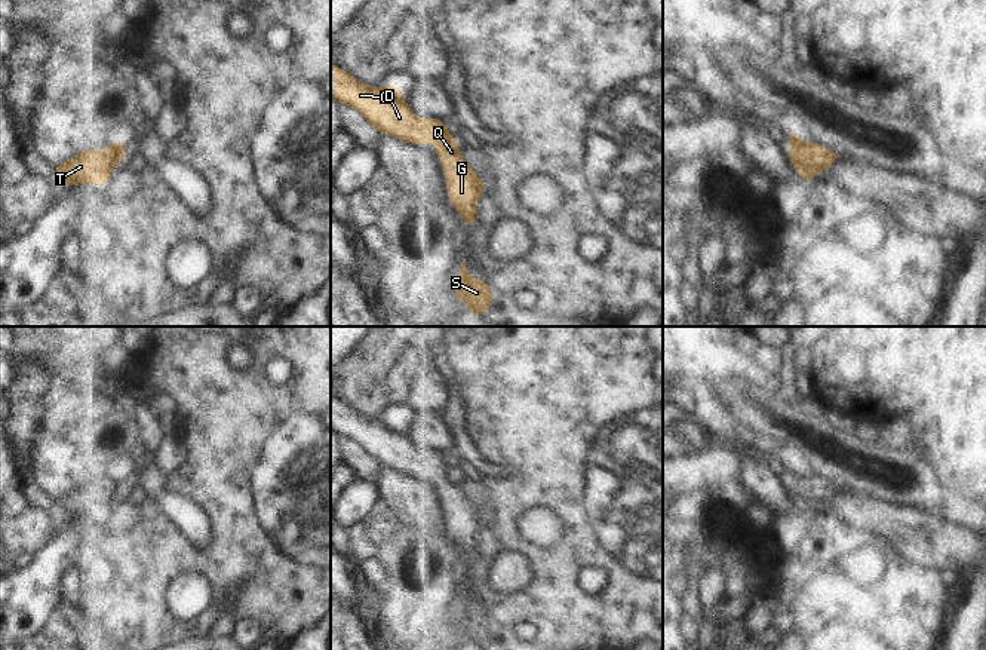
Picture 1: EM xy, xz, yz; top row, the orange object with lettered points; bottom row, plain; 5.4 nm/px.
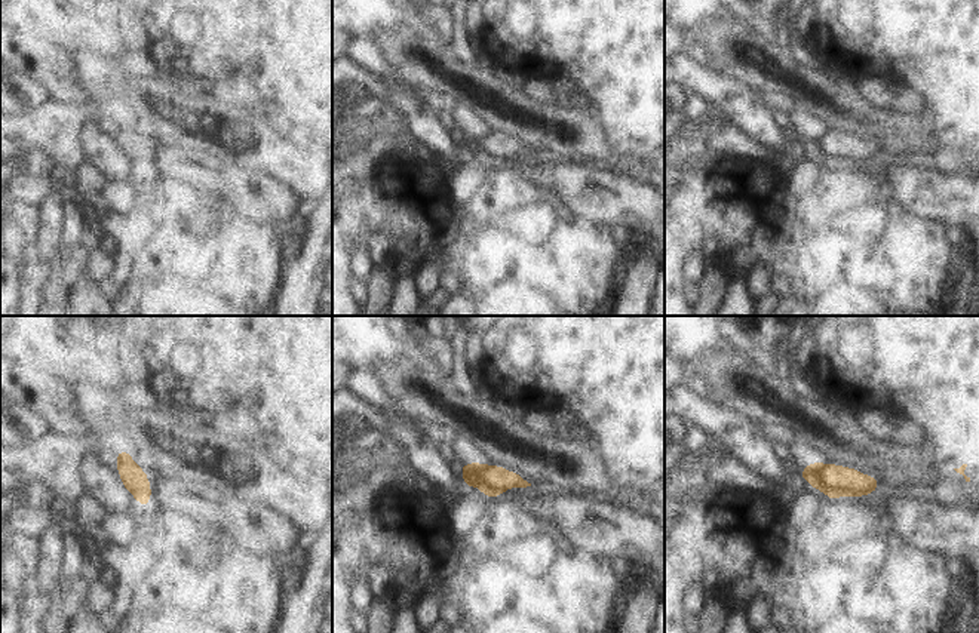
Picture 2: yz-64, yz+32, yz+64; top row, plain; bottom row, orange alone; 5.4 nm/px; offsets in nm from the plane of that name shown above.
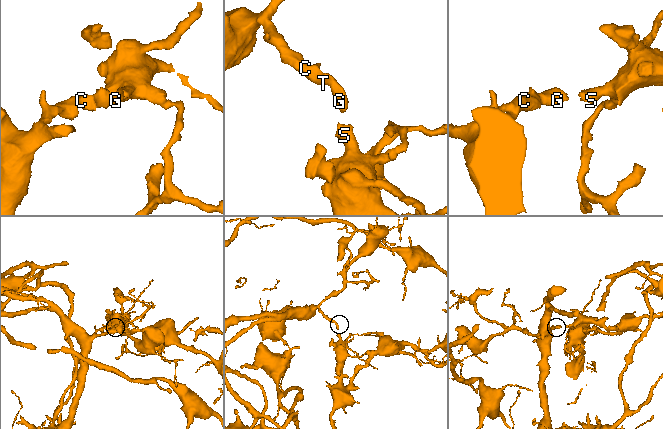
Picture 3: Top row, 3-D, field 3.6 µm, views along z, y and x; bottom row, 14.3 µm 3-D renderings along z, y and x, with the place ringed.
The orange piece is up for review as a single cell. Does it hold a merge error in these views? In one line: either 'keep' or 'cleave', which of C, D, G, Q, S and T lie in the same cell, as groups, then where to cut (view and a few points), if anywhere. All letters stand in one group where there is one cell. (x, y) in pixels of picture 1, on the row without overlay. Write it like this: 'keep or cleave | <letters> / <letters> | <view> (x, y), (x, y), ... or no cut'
keep | C D G Q S T | no cut

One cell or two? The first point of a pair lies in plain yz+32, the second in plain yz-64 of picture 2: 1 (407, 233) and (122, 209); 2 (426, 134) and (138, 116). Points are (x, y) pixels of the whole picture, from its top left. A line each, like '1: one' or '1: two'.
1: two
2: two

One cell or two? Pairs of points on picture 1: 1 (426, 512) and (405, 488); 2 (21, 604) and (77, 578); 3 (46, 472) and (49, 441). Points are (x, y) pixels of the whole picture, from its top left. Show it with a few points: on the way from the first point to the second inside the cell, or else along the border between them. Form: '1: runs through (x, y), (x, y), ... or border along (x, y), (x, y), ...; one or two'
1: runs through (420, 506), (408, 494); one
2: border along (86, 561), (77, 561), (65, 570), (60, 597); two
3: runs through (49, 465), (49, 448); one

